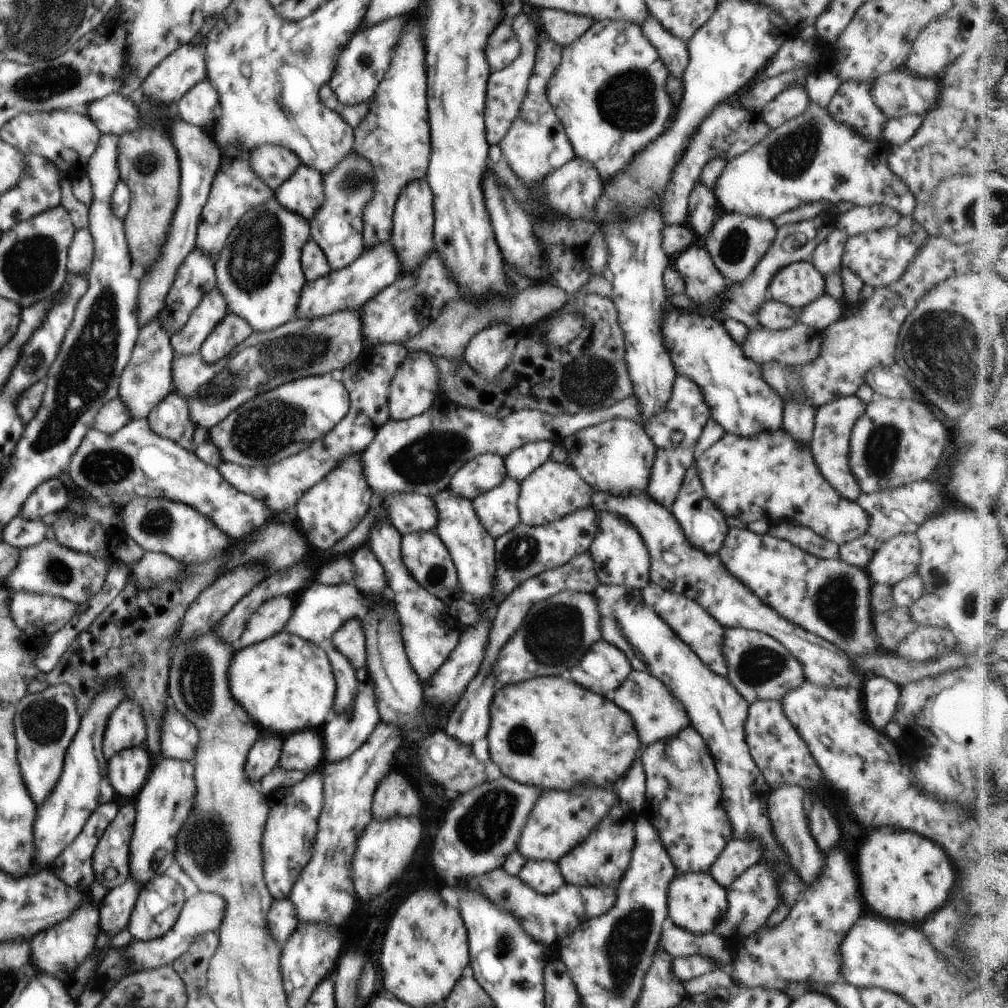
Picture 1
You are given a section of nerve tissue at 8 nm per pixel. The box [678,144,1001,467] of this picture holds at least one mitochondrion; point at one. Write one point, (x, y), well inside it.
(942, 347)

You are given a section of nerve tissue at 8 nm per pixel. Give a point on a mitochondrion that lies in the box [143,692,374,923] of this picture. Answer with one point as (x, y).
(206, 840)

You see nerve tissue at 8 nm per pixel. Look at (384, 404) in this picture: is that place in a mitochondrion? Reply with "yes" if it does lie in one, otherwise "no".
no

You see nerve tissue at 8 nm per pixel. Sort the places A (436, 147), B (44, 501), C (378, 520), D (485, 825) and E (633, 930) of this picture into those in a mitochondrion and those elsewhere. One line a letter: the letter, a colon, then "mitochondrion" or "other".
A: other
B: other
C: other
D: mitochondrion
E: mitochondrion

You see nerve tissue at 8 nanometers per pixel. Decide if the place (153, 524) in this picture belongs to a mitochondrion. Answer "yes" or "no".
yes

